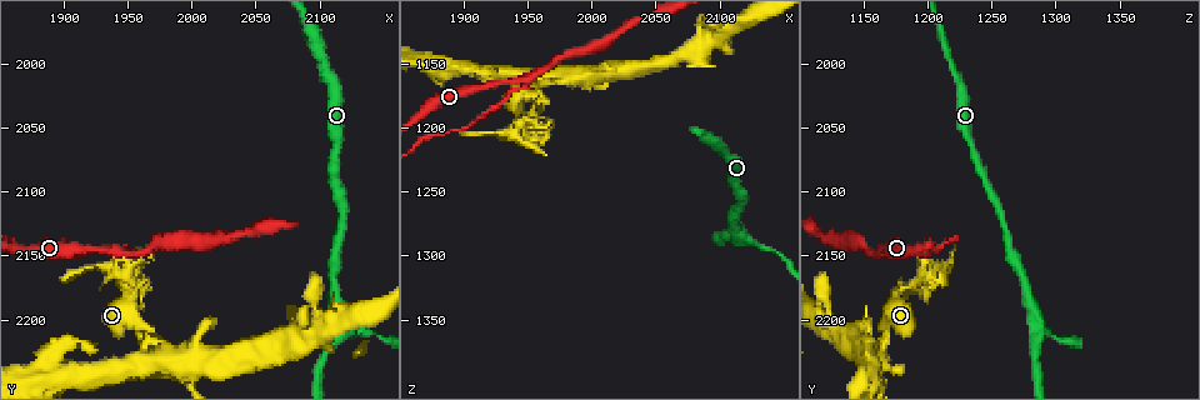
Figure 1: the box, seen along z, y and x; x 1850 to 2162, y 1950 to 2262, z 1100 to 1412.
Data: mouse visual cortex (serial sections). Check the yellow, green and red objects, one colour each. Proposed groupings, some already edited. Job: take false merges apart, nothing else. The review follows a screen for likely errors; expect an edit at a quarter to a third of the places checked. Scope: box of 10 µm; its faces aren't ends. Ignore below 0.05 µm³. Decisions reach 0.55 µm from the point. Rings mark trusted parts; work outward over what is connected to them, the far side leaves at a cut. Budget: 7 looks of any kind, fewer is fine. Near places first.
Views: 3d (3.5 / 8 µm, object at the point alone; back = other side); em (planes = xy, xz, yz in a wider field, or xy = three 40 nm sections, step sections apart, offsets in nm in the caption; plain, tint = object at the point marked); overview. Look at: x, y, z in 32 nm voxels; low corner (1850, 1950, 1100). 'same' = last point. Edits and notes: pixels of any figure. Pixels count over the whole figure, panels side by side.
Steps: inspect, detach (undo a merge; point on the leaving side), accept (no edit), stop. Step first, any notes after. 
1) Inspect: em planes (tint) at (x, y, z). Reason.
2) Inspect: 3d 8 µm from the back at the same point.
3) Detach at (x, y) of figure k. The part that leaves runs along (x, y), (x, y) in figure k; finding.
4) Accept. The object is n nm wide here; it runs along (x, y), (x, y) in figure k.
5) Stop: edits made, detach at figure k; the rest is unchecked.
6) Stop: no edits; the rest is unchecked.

Inspect: 3d 3.5 µm at (2076, 2212, 1144). A fork.

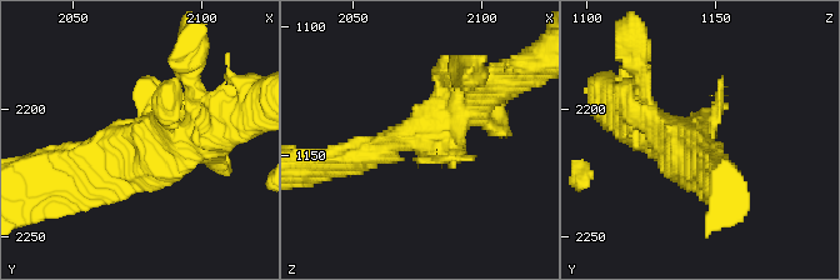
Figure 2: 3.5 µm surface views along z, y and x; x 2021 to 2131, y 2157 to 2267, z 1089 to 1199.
Inspect: em xy step 2 (tint) at (2076, 2214, 1144). Shape alone is not enough.

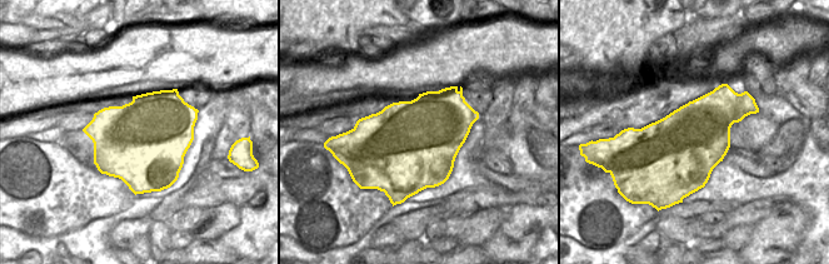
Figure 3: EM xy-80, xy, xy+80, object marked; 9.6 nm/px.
Inspect: em xy step 3 (tint) at the same point.

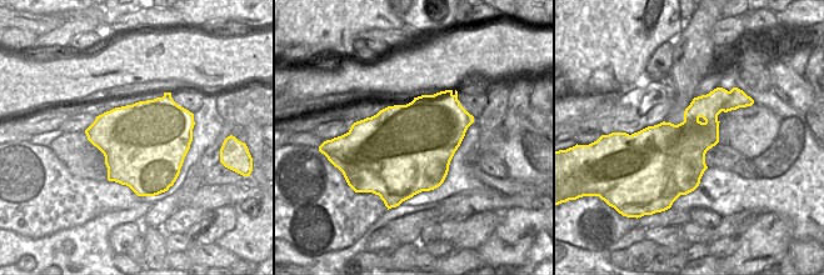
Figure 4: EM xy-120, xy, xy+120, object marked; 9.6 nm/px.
Accept. The object is 850 nm wide here; it runs along (354, 160), (426, 134), (488, 89) in figure 2; all the same cell.

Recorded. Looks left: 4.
Inspect: 3d 8 µm at (1942, 2148, 1164). A fork.

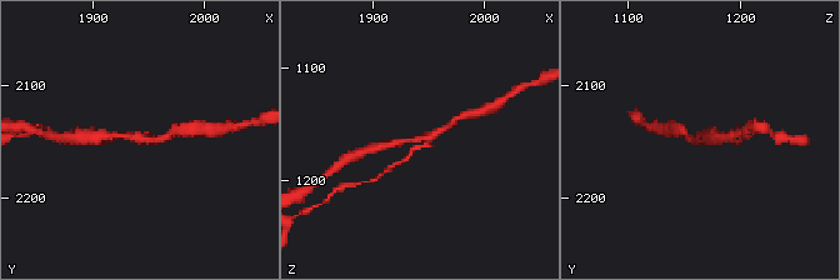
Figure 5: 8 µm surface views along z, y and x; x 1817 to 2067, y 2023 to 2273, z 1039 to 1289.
Inspect: em xy step 5 (tint) at the same point. 3 arms meet here; the arms are 150, 200, 200 nm wide; shape alone is not enough.

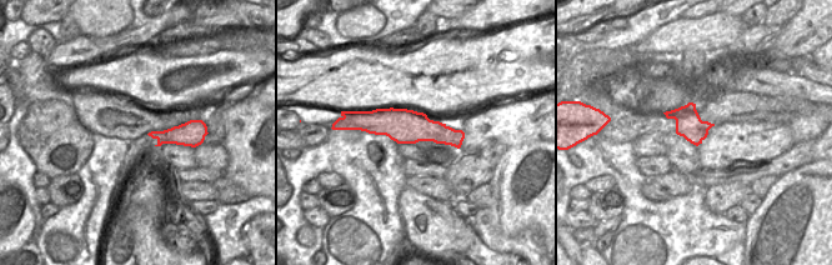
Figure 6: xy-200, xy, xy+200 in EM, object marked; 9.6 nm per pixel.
Detach at (406, 158) of figure 5. The part that leaves runs along (421, 145), (381, 175) in figure 5; two cells meet here.

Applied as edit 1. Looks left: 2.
Inspect: 3d 3.5 µm from the back at (2116, 2204, 1284). Three arms meet.

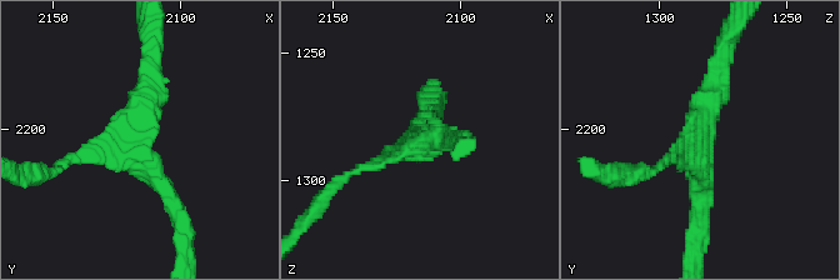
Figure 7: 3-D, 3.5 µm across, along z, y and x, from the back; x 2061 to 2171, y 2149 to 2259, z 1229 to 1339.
Inspect: em xy step 3 (tint) at (2118, 2201, 1285). 3 arms meet here; the arms are 150, 250, 250 nm wide; shape alone is not enough.

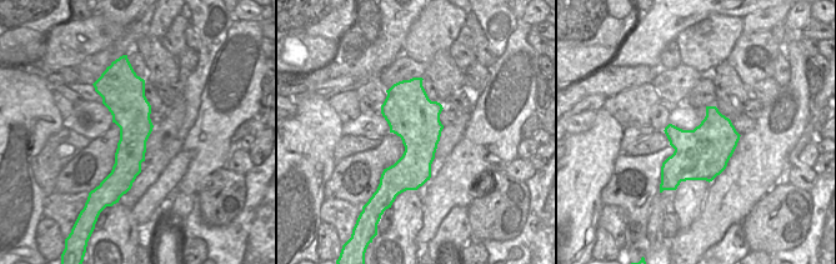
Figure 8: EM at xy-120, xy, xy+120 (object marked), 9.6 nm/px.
Accept. The object is 480 nm wide here; it runs along (150, 55), (135, 155), (174, 201) in figure 7; continuous, no second cell.

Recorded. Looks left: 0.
Stop: edits made, detach at figure 5; the rest is unchecked.

